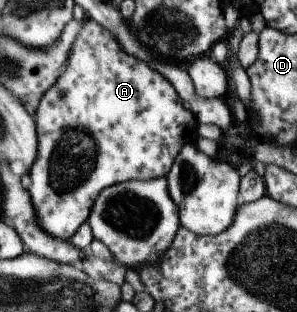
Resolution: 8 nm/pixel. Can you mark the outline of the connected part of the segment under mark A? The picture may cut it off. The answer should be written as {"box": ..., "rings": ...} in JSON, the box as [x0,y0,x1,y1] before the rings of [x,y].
{"box":[27,19,195,240],"rings":[[[85,19],[83,34],[77,37],[77,42],[73,44],[73,50],[71,51],[71,58],[67,65],[67,70],[61,74],[61,78],[57,80],[57,84],[47,91],[47,94],[41,98],[38,108],[34,114],[36,120],[36,129],[39,136],[39,156],[33,164],[33,172],[31,172],[31,184],[27,185],[27,189],[31,192],[31,198],[33,198],[33,204],[35,204],[35,212],[37,212],[37,218],[39,218],[39,224],[45,232],[49,232],[51,236],[55,238],[61,238],[61,240],[71,240],[71,236],[88,222],[89,217],[92,215],[95,202],[100,198],[101,192],[106,188],[115,186],[119,183],[124,183],[132,180],[141,180],[145,182],[148,180],[164,178],[169,172],[169,168],[172,167],[173,160],[179,154],[181,147],[184,145],[195,145],[195,118],[189,110],[183,108],[183,102],[181,98],[177,96],[175,89],[171,86],[170,82],[167,82],[157,70],[149,68],[143,60],[131,56],[129,52],[125,52],[121,48],[121,44],[115,40],[113,32],[109,32],[109,29],[105,26],[101,26],[99,22],[93,19]]]}

